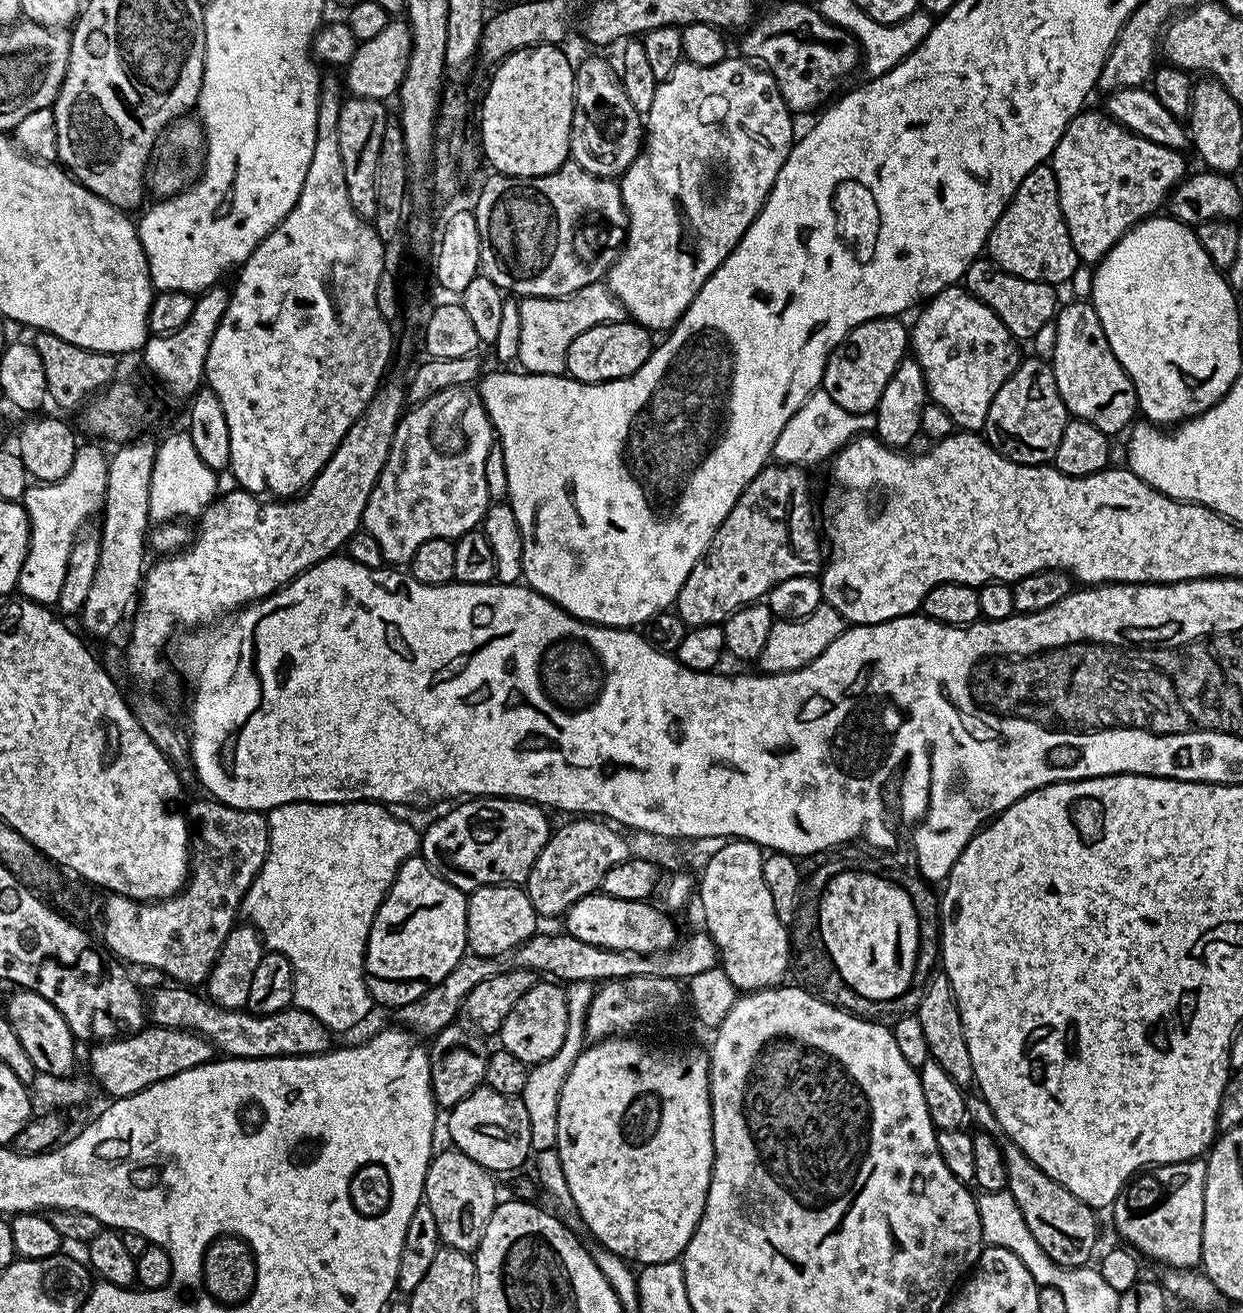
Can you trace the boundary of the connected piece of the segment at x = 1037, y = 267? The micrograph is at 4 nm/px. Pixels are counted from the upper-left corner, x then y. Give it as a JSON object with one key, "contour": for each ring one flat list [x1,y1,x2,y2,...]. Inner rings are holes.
{"contour":[[1047,163,1038,165,1034,170,1030,170,1030,174,1026,174,1026,178,1022,178,1018,190,1012,196,1012,201,1004,207,1004,213,998,218,998,222,992,227,991,234,988,235,986,252,992,263,997,264,1004,272,1015,276,1021,276,1027,280,1043,280,1044,283,1053,286,1060,286,1063,280,1064,283,1071,281,1074,270,1082,261,1076,257,1076,251,1070,242,1070,234,1066,230,1060,205,1056,175,1052,173]]}

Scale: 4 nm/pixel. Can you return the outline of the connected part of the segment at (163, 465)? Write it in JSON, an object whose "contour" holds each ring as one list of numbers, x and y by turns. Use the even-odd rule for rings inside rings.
{"contour":[[187,431,172,432,163,441,159,441,156,450,156,461,150,482,150,502,148,503,148,519,152,522,180,522,184,516,199,518,203,516,208,505,217,499,217,473,212,471,202,458,198,458,198,450,194,450,194,442,190,442]]}

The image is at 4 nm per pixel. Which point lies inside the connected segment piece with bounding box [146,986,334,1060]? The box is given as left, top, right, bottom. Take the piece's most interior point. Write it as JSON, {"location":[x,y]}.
{"location":[292,1032]}

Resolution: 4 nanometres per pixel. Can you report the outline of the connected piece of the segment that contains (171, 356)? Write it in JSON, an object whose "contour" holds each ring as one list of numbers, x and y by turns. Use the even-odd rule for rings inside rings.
{"contour":[[213,285,195,301,195,308,187,319,186,325,166,336,152,336,142,349,142,357,147,368,157,376,167,390,176,398,187,399,199,391,203,383,205,360,209,354,210,342,218,322,225,314,230,292,223,285]]}

